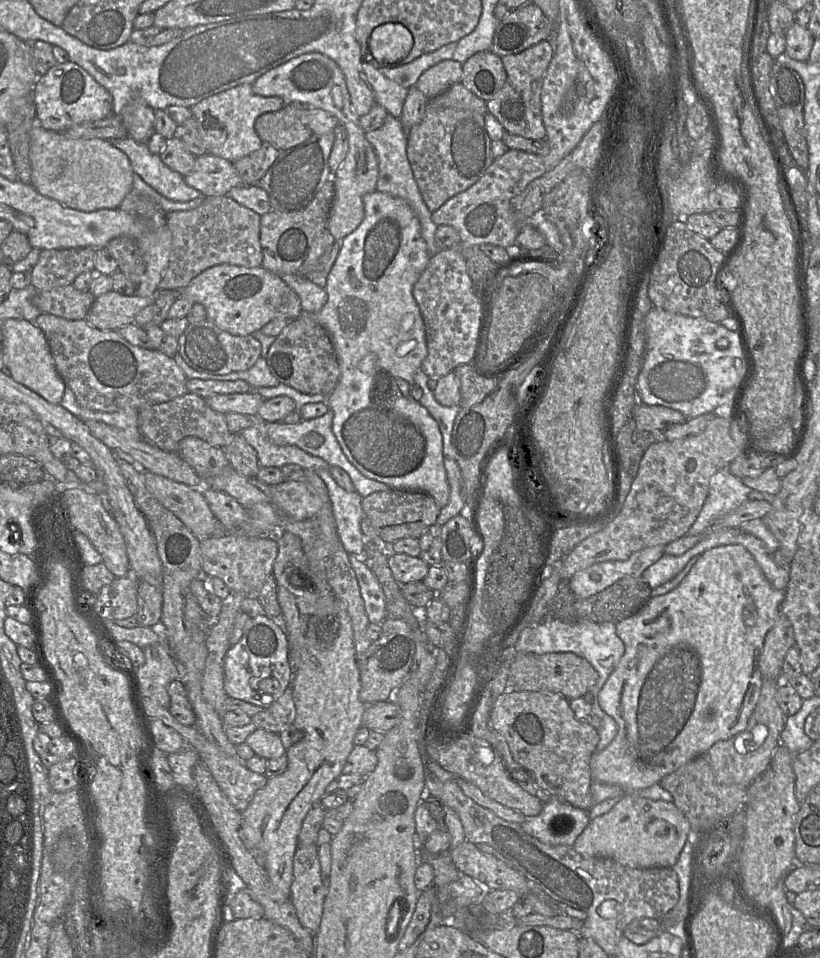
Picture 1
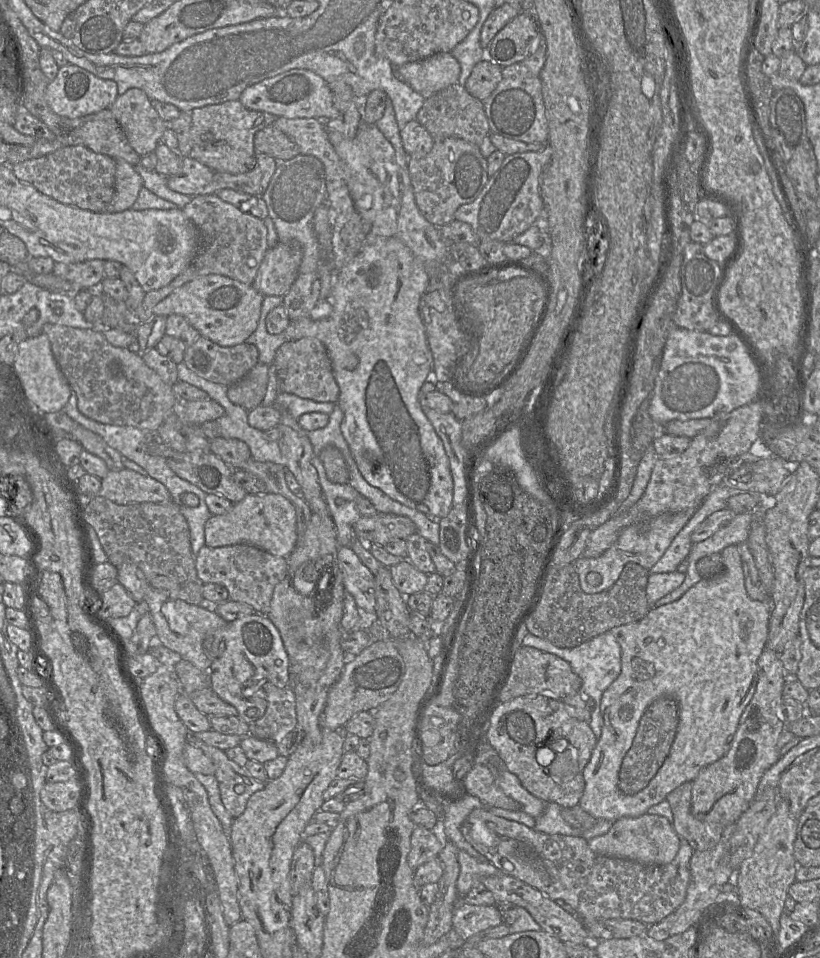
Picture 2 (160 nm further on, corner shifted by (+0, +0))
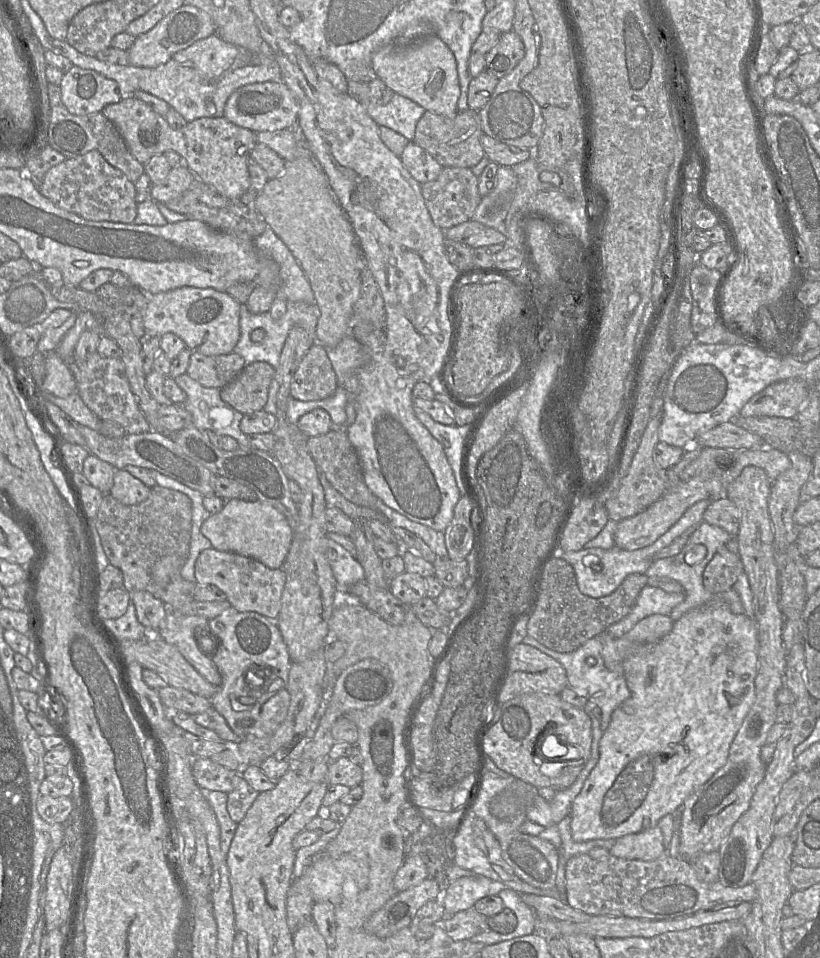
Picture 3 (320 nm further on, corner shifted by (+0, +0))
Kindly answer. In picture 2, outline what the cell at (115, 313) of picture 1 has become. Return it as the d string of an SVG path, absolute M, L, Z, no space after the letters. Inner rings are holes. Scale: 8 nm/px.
M208 274L199 276L170 293L152 309L153 316L183 316L199 334L223 347L241 344L258 326L261 305L265 296L253 285L229 277Z

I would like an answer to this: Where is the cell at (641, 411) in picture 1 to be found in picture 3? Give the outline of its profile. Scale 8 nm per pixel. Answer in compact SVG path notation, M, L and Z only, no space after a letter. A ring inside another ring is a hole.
M728 421L698 435L693 445L723 449L753 449L763 447L763 442L758 435L736 425L734 421Z

